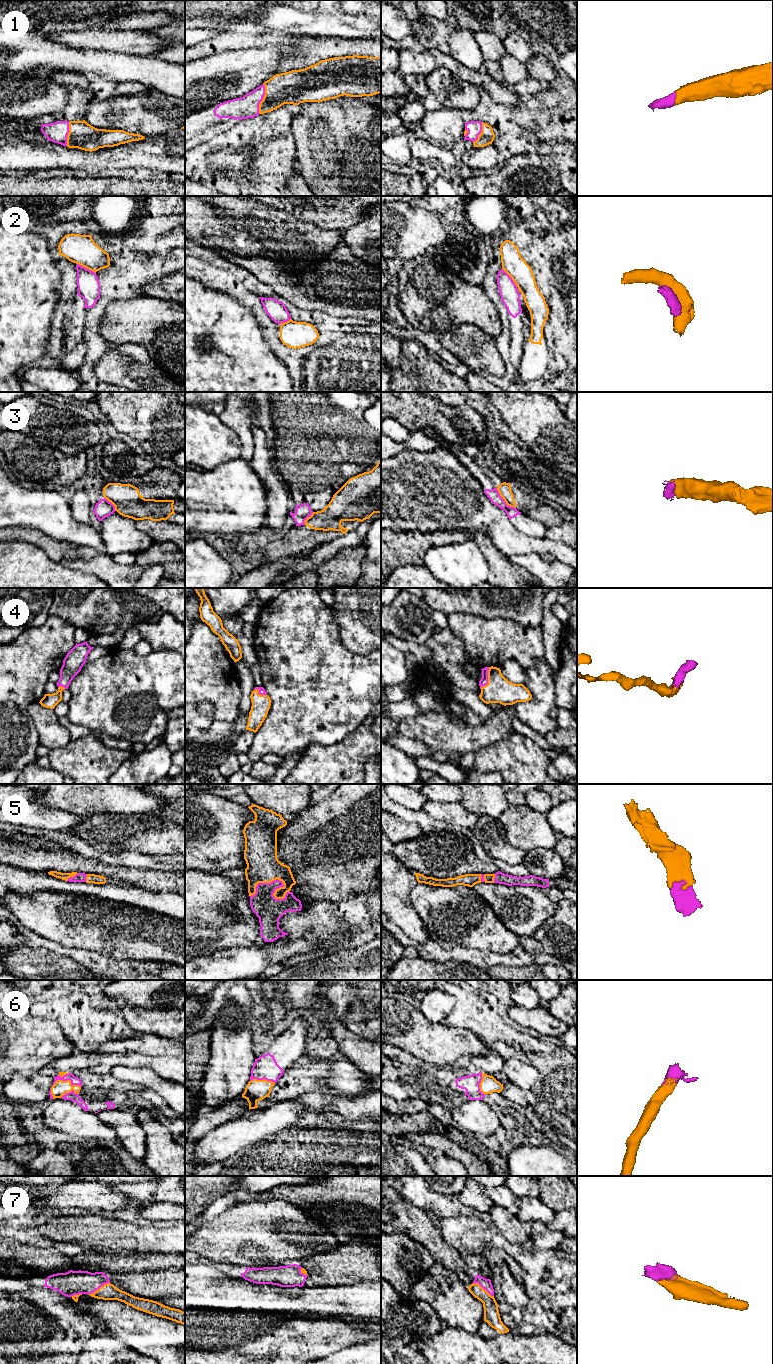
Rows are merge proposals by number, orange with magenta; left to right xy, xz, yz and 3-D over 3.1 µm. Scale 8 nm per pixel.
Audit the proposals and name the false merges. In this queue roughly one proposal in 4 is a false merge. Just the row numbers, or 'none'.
2, 3

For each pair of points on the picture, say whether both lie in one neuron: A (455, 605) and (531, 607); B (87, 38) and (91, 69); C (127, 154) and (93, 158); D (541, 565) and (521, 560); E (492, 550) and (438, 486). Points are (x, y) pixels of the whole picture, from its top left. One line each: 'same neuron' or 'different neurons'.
A: same neuron
B: different neurons
C: same neuron
D: same neuron
E: different neurons

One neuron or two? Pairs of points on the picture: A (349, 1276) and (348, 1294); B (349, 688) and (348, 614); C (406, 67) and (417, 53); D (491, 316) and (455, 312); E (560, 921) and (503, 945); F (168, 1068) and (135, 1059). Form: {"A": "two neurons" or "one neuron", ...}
{"A": "two neurons", "B": "two neurons", "C": "one neuron", "D": "one neuron", "E": "two neurons", "F": "one neuron"}

